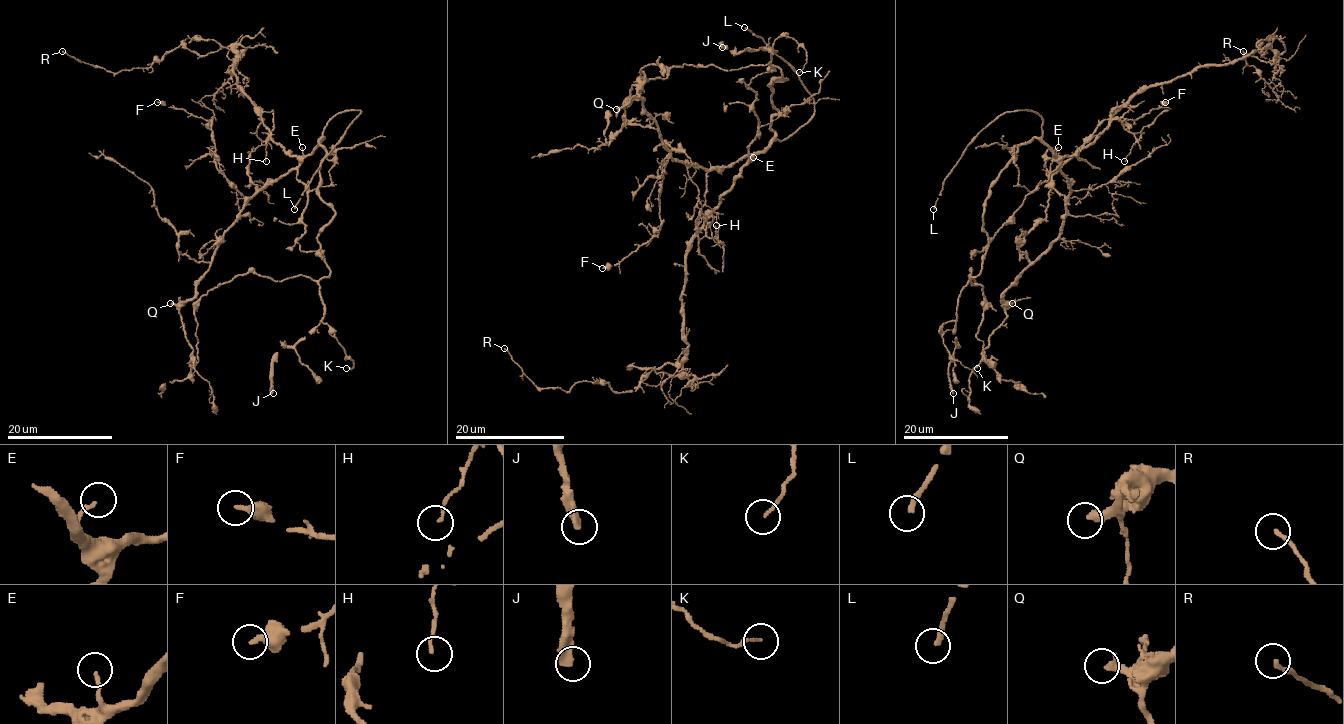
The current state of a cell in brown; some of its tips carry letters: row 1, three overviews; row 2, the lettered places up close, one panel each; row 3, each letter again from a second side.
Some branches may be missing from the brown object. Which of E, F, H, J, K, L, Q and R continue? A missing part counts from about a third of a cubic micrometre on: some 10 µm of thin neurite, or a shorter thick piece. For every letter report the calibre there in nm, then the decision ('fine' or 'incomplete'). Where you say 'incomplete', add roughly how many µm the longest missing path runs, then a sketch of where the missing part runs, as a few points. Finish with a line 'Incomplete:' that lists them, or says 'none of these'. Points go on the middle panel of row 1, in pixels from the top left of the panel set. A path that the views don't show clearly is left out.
E: 150 nm | fine
F: 360 nm | fine
H: 120 nm | fine
J: 380 nm | incomplete | 60 µm | (722, 47), (722, 54), (707, 71), (720, 87), (717, 130), (721, 169), (716, 224), (720, 255)
K: 120 nm | fine
L: 240 nm | incomplete | 25 µm
Q: 360 nm | fine
R: 190 nm | fine
Incomplete: J, L

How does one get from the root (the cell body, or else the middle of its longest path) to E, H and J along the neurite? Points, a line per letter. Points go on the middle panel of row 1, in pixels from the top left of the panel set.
E: (725, 192), (754, 153), (753, 157)
H: (725, 192), (712, 213), (713, 220), (706, 227), (709, 238), (716, 235), (716, 225)
J: (725, 192), (774, 135), (770, 86), (787, 79), (769, 83), (781, 76), (770, 64), (776, 52), (722, 47)

